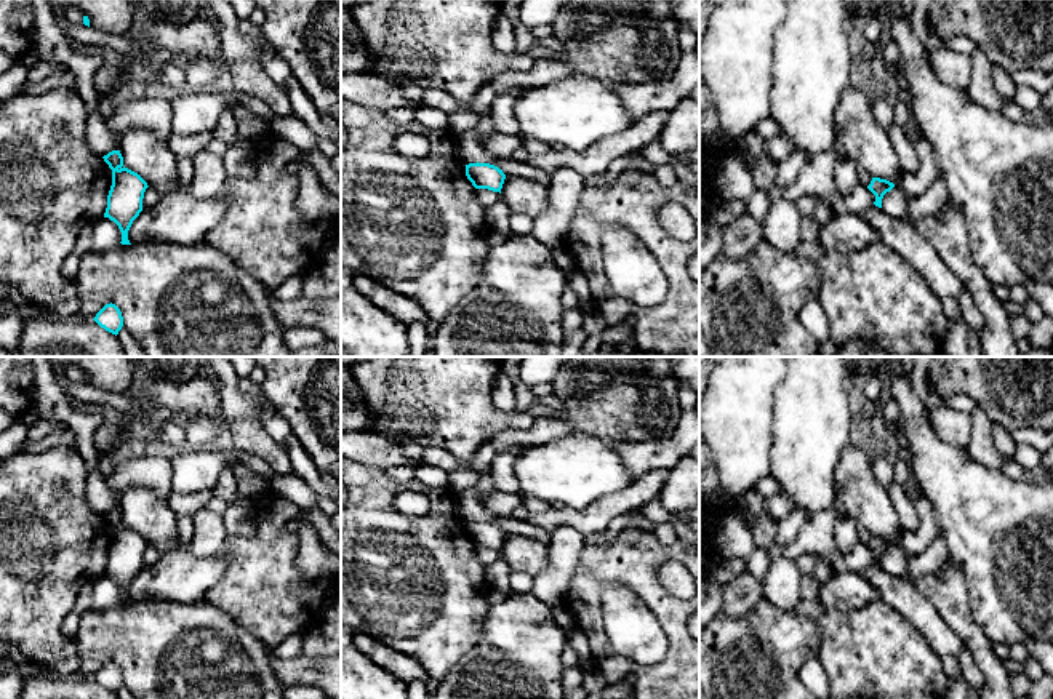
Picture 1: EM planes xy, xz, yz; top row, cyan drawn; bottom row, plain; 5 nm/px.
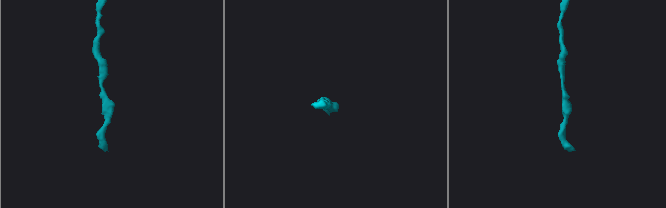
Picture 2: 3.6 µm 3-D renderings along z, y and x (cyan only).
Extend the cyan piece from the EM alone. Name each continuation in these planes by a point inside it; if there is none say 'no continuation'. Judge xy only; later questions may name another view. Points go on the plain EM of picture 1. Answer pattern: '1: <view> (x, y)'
no continuation

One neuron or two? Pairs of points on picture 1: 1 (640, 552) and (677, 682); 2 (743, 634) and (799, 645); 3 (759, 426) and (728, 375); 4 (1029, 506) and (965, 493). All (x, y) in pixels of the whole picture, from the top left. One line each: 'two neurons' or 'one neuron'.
1: one neuron
2: one neuron
3: one neuron
4: one neuron

